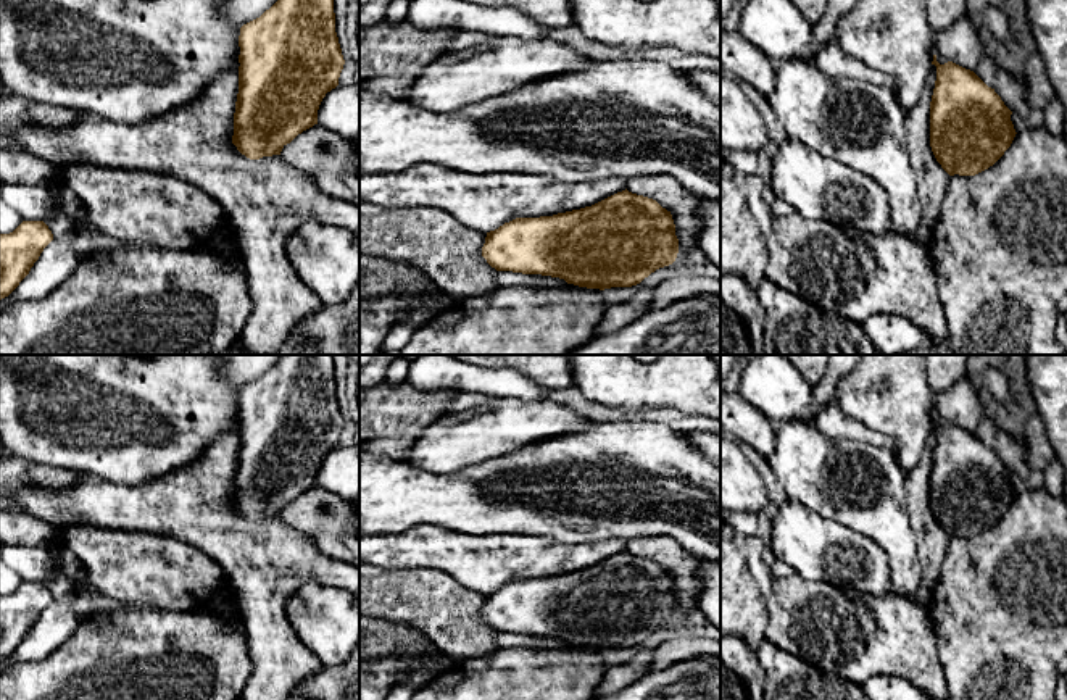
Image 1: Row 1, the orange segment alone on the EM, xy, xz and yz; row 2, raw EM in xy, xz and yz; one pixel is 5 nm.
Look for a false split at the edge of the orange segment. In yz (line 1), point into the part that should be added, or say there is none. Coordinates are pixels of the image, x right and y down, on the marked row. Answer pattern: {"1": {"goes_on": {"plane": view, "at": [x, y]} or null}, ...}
{"1": {"goes_on": null}}

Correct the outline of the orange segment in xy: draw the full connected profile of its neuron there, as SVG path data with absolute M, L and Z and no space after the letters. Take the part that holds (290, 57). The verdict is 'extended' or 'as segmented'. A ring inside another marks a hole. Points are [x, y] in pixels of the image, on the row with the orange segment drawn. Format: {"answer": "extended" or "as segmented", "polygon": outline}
{"answer": "as segmented", "polygon": "M277 0L259 18L240 27L239 47L239 94L232 144L250 160L280 155L298 134L318 124L322 98L338 85L345 60L335 32L334 0Z"}

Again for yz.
{"answer": "as segmented", "polygon": "M933 55L932 65L936 66L930 102L932 152L949 176L975 176L993 166L1011 147L1017 134L1011 121L1012 111L974 71L953 61L940 65L936 55Z"}

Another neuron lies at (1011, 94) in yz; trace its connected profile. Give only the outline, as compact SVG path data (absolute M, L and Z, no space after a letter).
M988 52L983 55L974 73L1001 97L1012 113L1017 113L1023 119L1028 118L1032 108L1023 98L1022 84L1014 79L1011 73L998 66Z

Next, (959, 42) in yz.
M967 16L935 34L935 55L940 65L953 61L965 69L975 71L985 53L986 48Z

